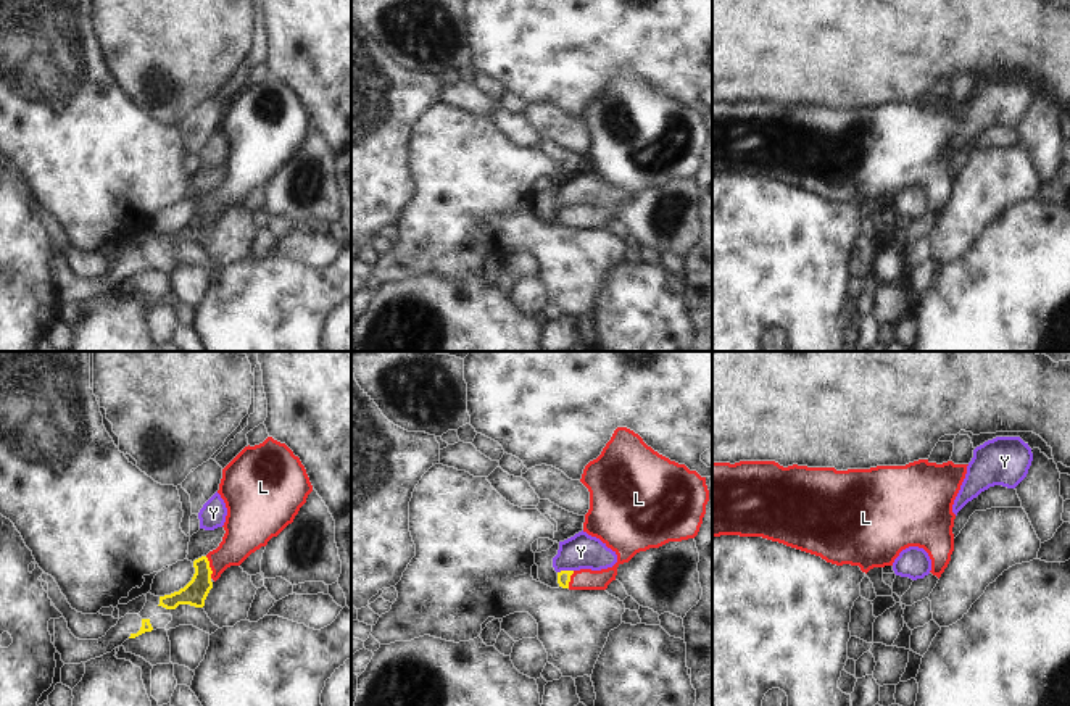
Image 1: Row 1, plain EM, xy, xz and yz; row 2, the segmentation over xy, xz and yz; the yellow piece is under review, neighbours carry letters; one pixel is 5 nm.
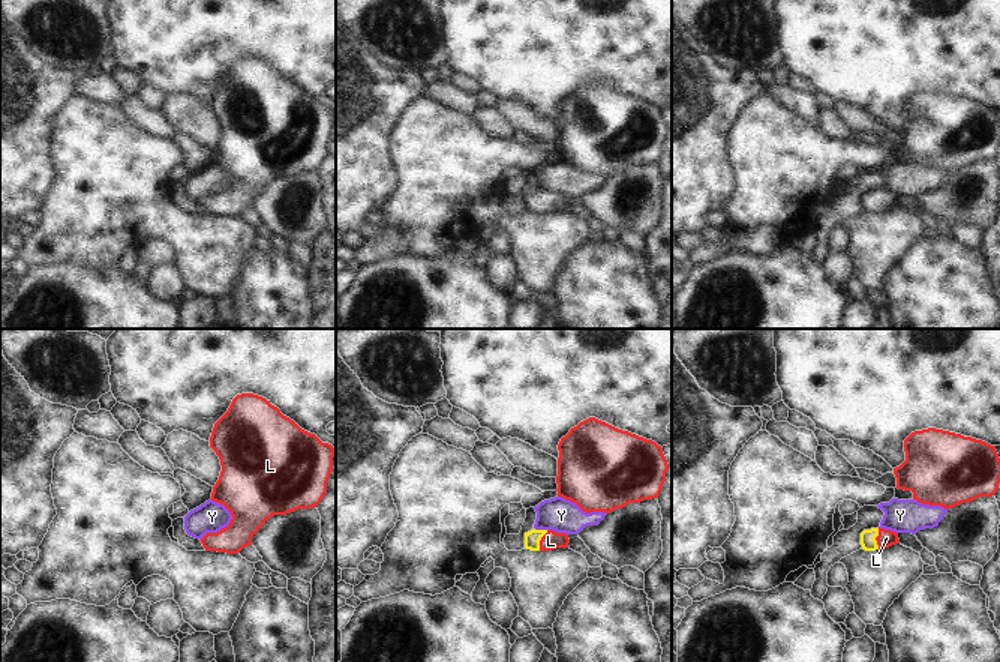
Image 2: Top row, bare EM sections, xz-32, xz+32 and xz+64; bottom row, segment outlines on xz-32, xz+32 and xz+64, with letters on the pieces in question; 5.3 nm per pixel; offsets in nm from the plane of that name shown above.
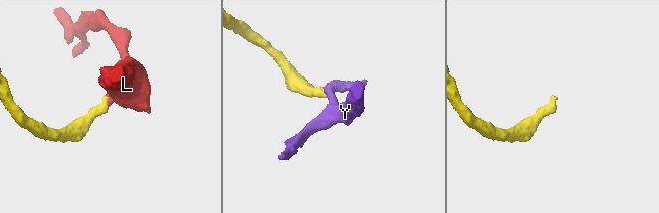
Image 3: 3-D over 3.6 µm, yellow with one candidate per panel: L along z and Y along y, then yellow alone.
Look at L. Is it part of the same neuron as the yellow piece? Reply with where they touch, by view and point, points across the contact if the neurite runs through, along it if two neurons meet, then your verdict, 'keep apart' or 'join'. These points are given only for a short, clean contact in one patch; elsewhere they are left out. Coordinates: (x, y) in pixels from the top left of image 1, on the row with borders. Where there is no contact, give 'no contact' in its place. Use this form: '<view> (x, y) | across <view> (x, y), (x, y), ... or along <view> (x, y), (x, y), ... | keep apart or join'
xy (210, 568) | across xy (195, 592), (202, 576), (210, 568), (245, 532) | join

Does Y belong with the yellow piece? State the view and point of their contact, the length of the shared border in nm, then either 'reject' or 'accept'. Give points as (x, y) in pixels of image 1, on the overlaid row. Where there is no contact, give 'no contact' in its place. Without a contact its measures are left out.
meets yellow in xz at (564, 571); contact 80 nm long; reject

